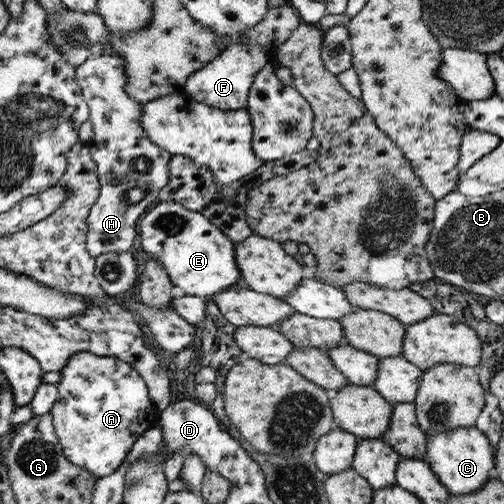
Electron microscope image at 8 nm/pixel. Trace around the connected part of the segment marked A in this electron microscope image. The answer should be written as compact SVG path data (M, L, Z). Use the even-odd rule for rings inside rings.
M78 352L69 358L69 363L60 371L60 382L56 384L58 400L51 411L53 424L56 426L57 439L64 449L65 456L78 468L102 478L118 467L128 456L133 444L151 428L160 424L158 410L150 400L149 384L144 384L144 377L132 364L112 357L96 356L91 352Z

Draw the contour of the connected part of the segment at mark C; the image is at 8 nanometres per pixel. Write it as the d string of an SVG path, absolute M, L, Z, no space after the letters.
M476 426L456 428L440 434L430 434L428 463L451 494L472 494L481 491L490 478L495 476L496 456L493 444Z

